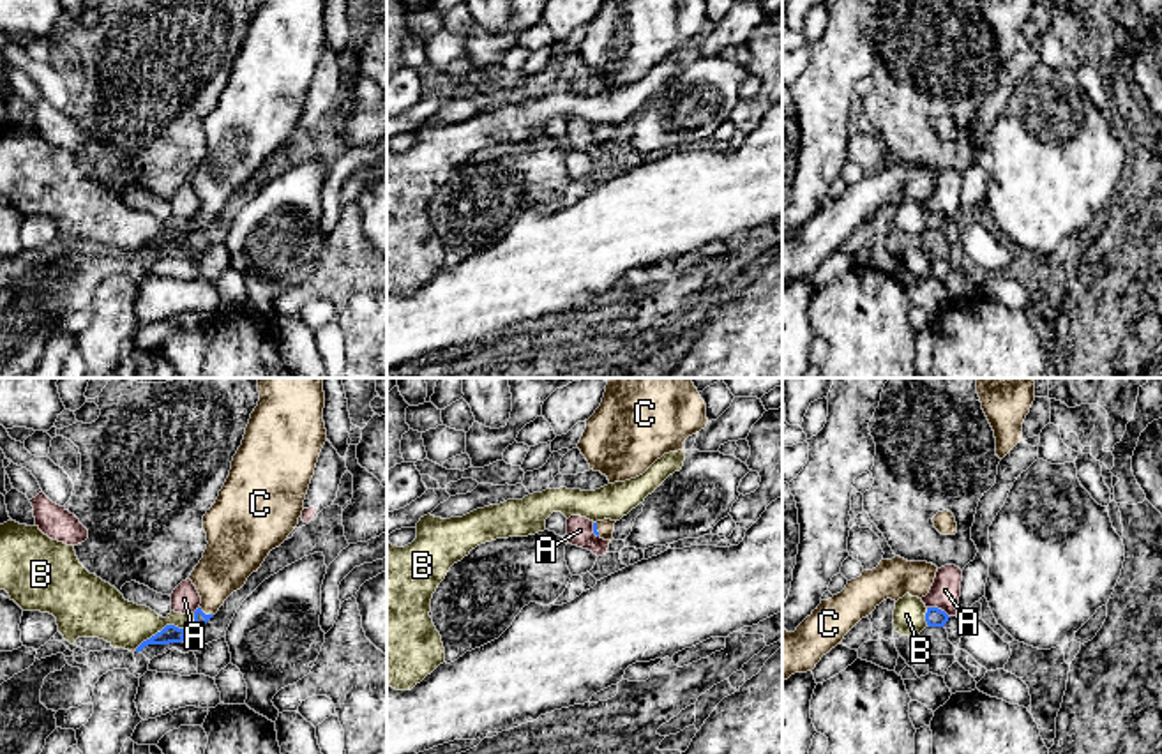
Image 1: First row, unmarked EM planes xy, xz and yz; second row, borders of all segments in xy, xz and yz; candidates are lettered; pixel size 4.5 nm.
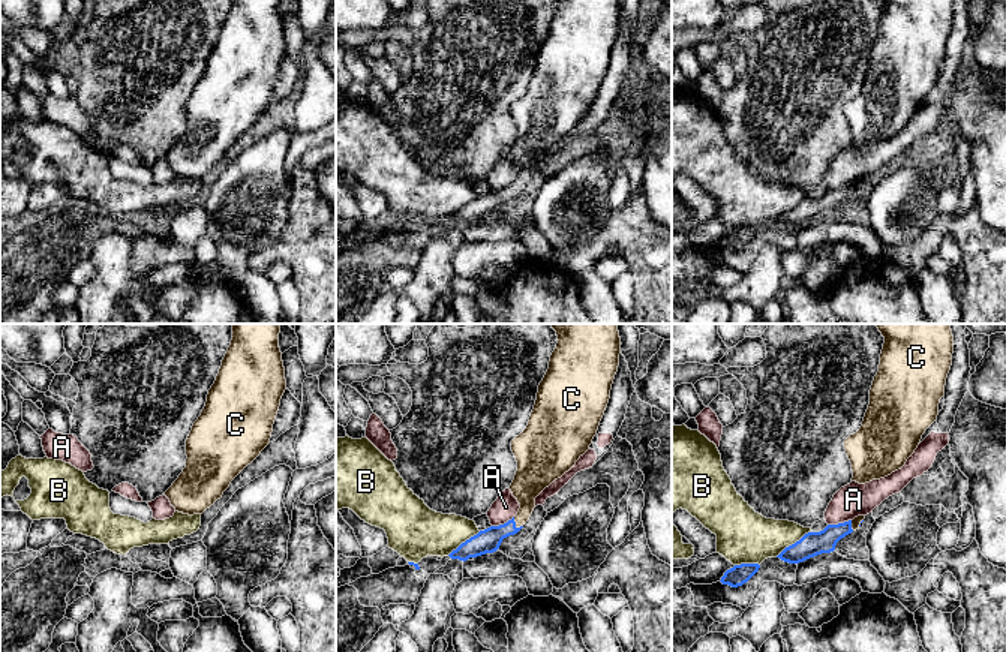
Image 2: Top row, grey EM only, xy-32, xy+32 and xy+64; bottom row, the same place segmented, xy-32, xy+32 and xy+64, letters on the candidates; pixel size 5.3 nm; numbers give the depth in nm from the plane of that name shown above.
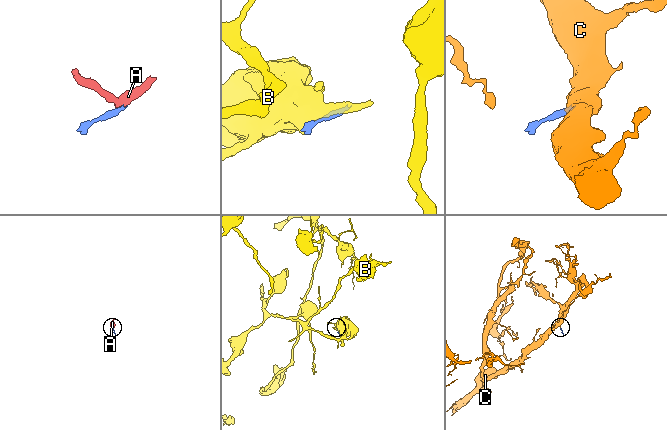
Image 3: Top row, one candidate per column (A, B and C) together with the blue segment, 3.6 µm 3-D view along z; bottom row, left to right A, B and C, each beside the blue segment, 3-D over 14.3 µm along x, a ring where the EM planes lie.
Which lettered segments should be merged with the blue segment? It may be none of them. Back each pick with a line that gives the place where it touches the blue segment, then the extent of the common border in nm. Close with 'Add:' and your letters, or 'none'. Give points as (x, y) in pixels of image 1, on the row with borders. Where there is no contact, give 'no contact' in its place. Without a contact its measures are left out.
C: xy (203, 613) | 80 nm
Add: C

